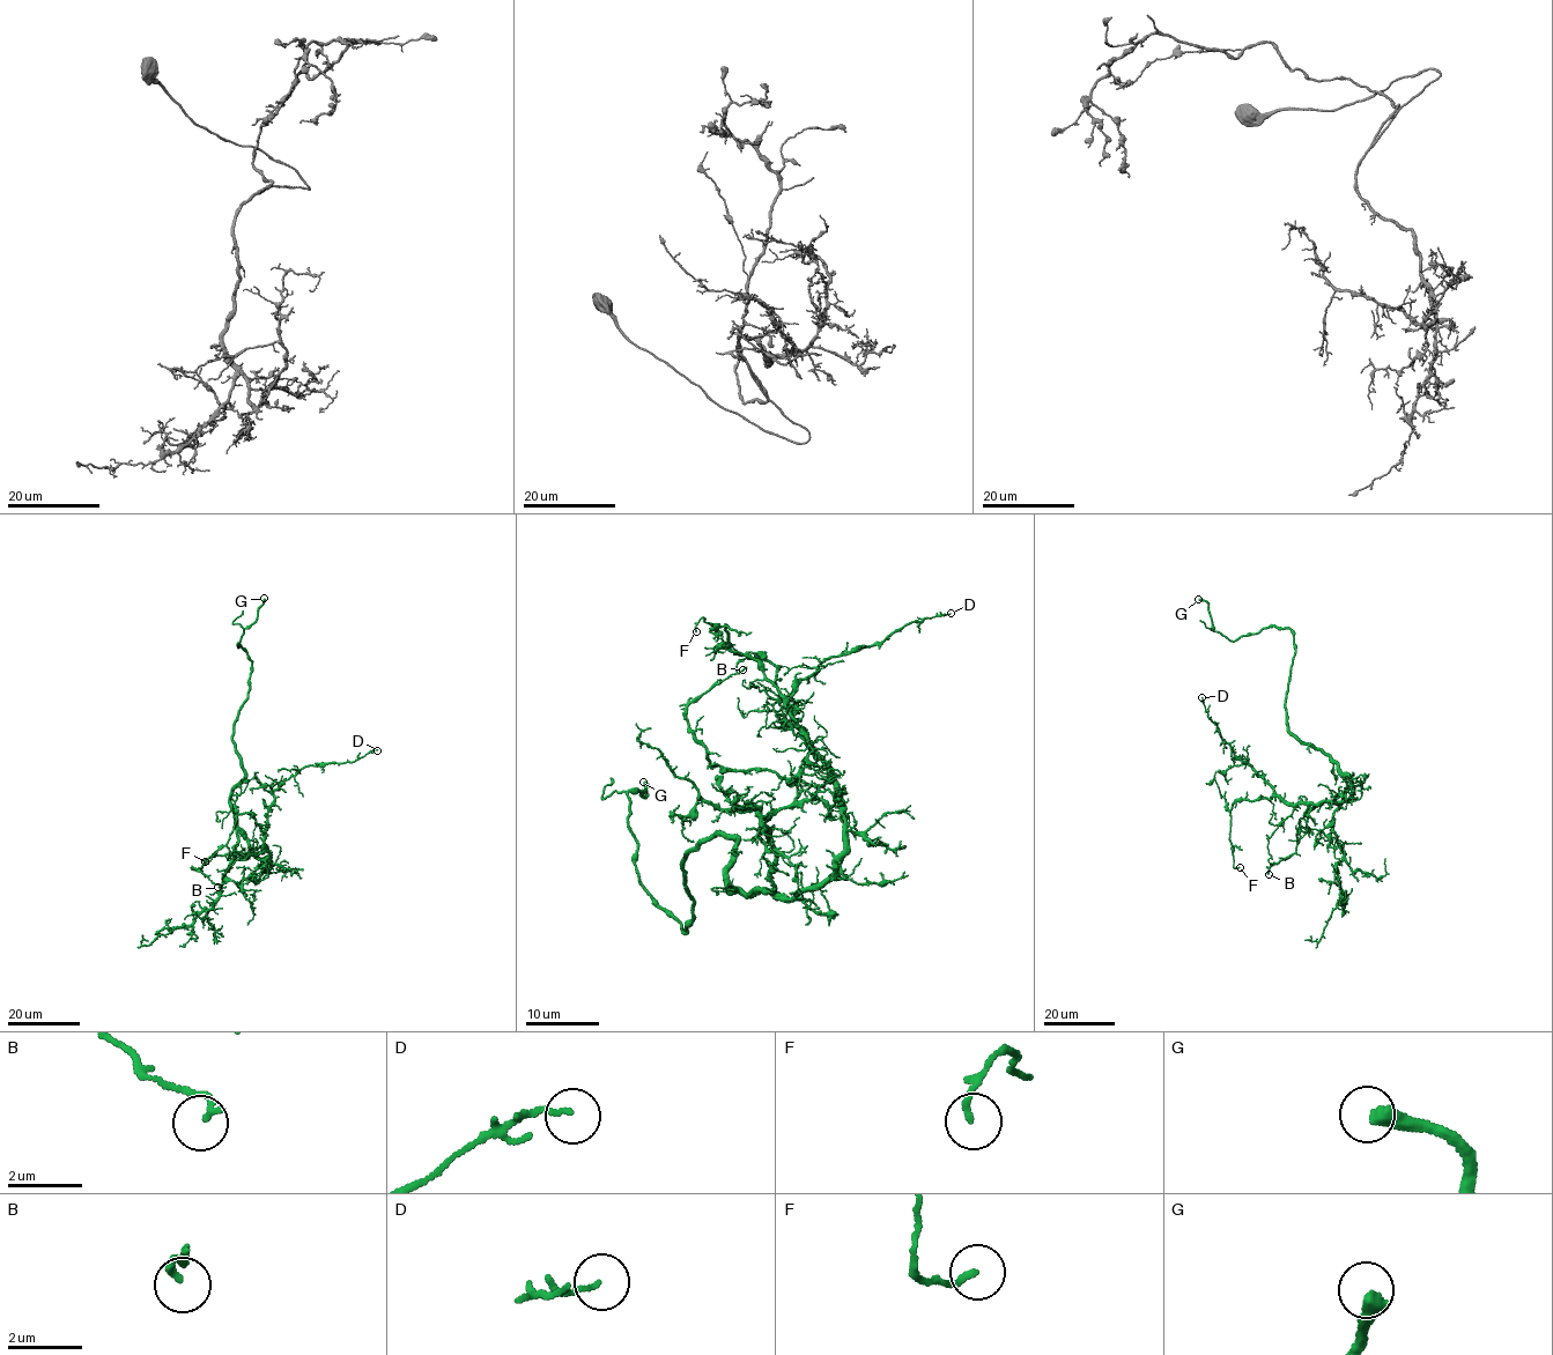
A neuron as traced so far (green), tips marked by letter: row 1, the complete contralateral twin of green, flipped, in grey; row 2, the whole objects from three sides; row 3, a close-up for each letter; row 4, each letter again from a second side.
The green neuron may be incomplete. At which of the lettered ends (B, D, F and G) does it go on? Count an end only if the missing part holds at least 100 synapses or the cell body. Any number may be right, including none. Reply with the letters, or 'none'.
G

